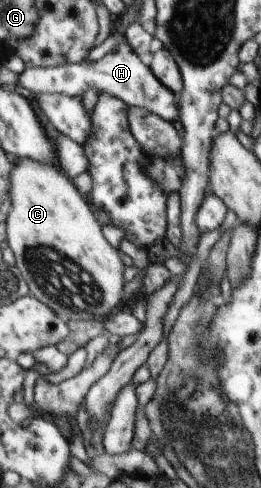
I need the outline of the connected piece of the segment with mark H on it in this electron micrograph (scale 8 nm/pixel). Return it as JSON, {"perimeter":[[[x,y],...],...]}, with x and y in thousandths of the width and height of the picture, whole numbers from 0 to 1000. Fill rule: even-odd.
{"perimeter":[[[494,88],[471,90],[460,102],[425,107],[364,129],[322,123],[299,131],[253,129],[199,139],[103,141],[77,152],[69,174],[73,182],[107,193],[257,193],[280,199],[318,199],[326,189],[356,176],[383,186],[383,195],[444,195],[494,219],[567,223],[644,250],[682,246],[682,203],[670,199],[670,189],[621,170],[575,135],[540,127]]]}

